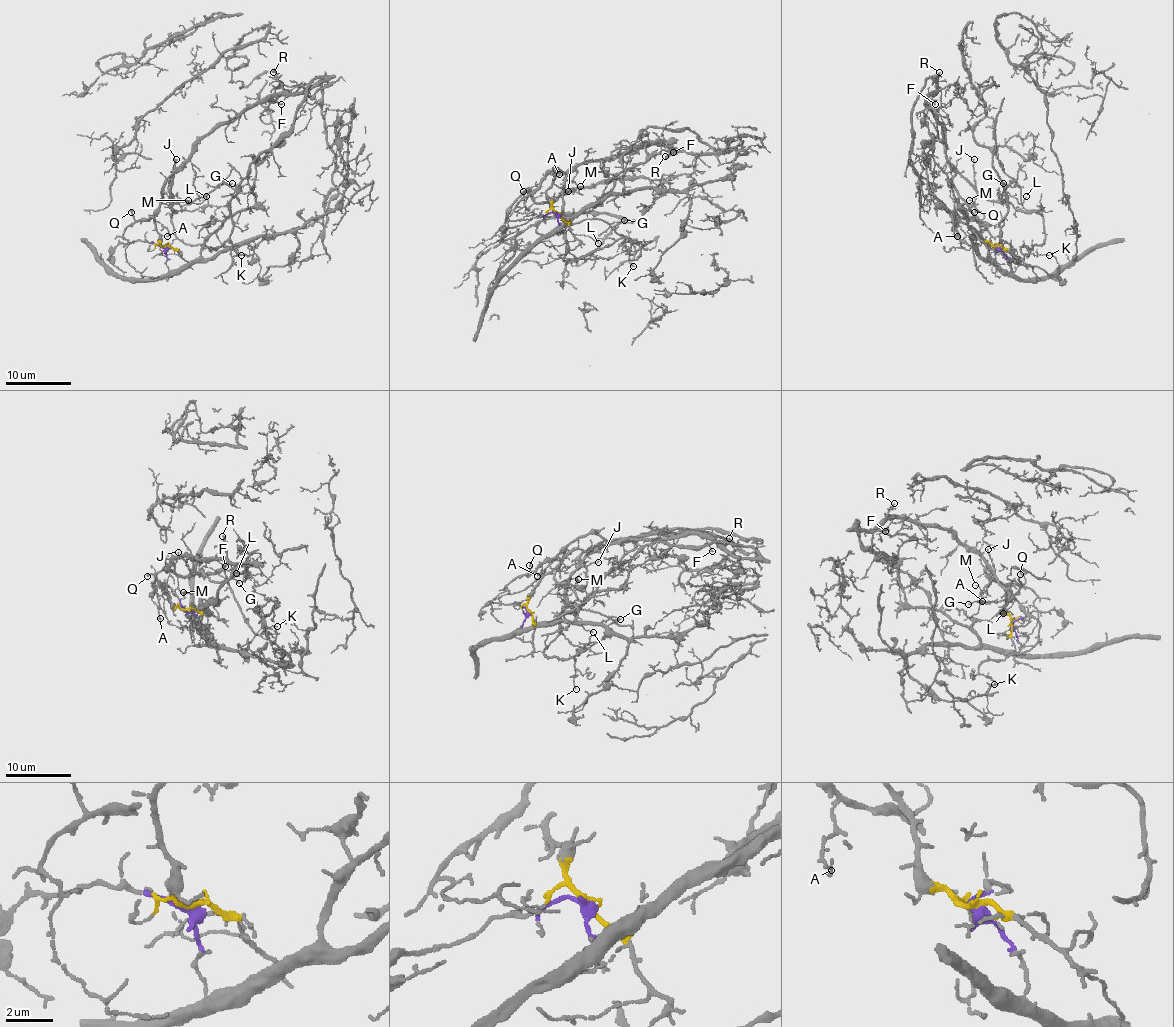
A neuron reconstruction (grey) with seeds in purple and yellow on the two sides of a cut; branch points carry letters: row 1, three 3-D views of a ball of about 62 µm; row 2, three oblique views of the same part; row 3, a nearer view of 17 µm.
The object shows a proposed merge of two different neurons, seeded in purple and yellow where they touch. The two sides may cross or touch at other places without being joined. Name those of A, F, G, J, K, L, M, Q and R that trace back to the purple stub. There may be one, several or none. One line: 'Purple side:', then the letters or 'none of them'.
Purple side: none of them

